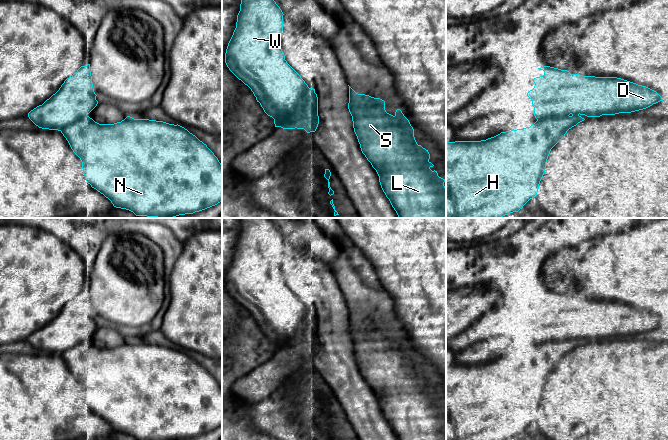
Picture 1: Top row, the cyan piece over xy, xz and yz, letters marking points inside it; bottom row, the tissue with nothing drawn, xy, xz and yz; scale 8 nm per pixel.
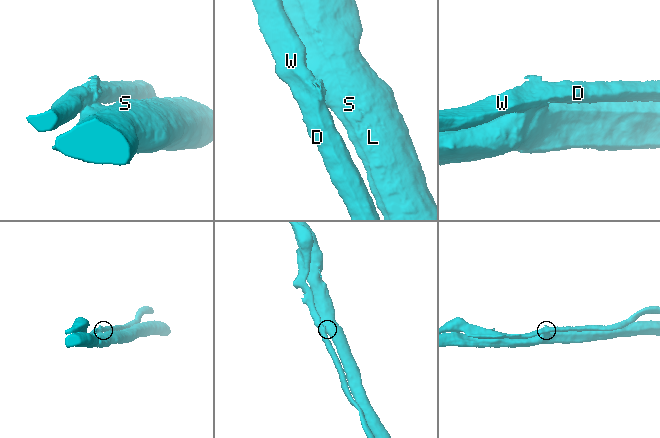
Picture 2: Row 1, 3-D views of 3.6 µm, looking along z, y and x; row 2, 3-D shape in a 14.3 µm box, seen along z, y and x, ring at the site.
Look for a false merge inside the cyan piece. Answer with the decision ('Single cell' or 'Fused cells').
Fused cells

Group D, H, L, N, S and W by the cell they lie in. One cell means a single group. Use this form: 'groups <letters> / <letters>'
groups D W / H L N S

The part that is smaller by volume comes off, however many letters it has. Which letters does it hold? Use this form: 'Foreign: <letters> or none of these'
Foreign: D, W

